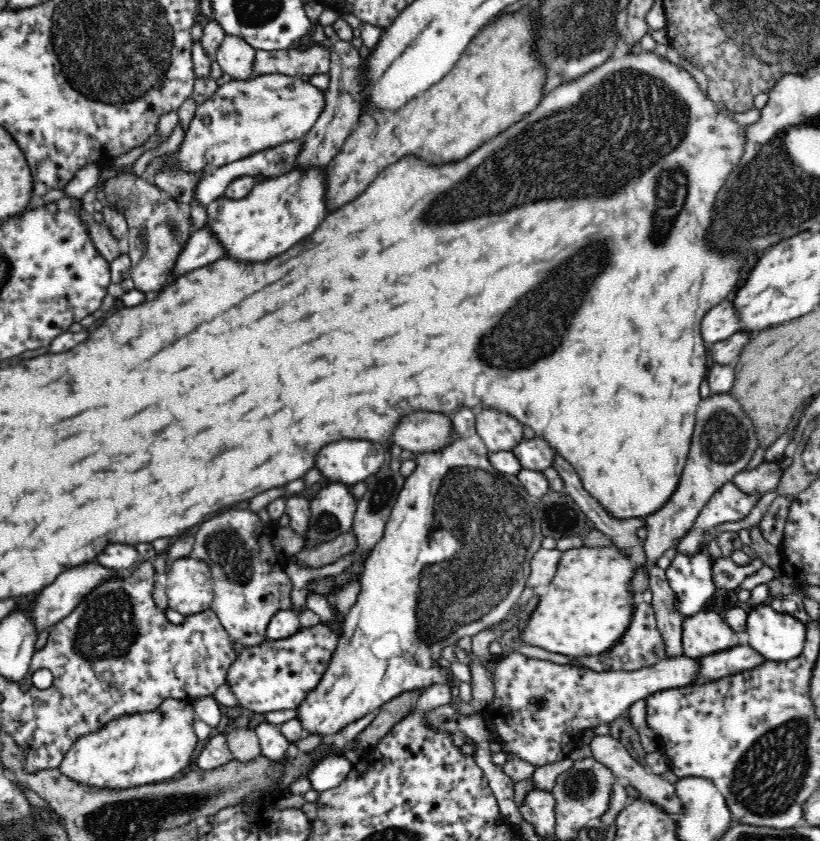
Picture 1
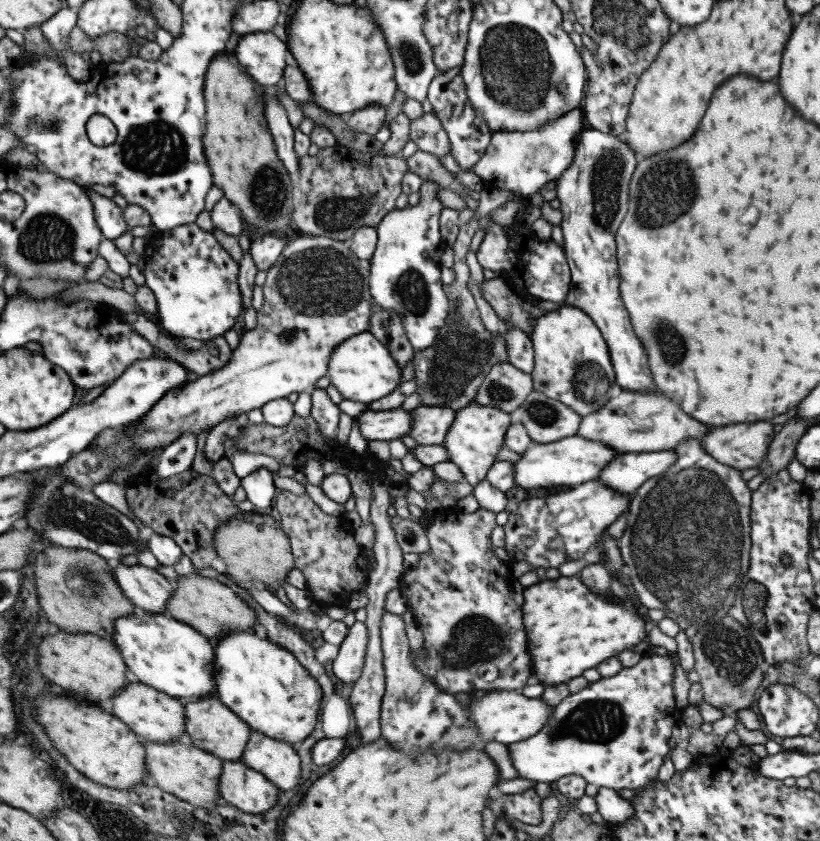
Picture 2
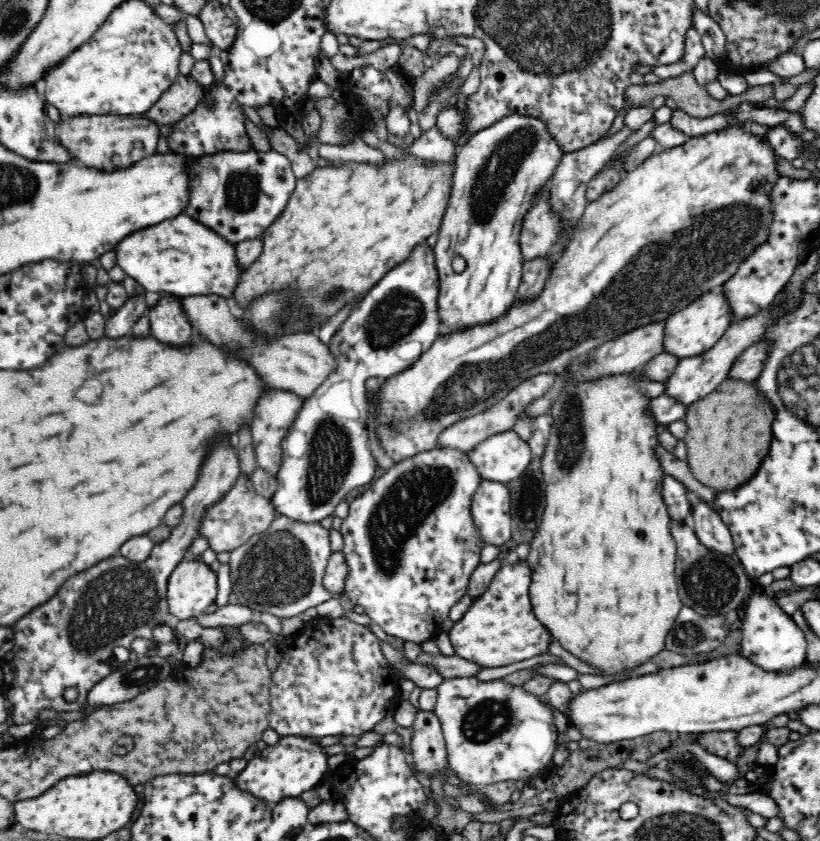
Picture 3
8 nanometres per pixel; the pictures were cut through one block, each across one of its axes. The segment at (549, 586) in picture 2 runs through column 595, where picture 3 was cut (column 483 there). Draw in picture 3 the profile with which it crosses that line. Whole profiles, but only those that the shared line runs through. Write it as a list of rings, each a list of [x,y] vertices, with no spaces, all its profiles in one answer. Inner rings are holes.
[[[524,560],[500,566],[484,594],[473,599],[463,617],[449,630],[456,656],[483,668],[500,668],[548,652],[548,630],[540,626],[530,606],[530,572]]]

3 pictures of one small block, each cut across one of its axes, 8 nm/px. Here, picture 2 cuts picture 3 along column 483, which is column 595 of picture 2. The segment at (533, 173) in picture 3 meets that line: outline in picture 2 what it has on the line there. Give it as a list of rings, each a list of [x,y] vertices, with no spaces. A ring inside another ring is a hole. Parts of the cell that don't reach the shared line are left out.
[[[589,126],[580,132],[574,160],[556,180],[557,199],[561,203],[559,210],[563,213],[561,228],[564,235],[564,252],[571,271],[569,295],[563,301],[566,306],[576,306],[586,312],[600,329],[610,352],[616,382],[621,390],[656,392],[657,388],[654,385],[654,379],[652,379],[646,351],[640,338],[635,334],[634,327],[630,322],[630,315],[619,291],[620,276],[617,264],[617,245],[615,244],[617,229],[629,210],[629,184],[637,164],[636,152],[626,144],[623,137],[612,136],[612,134],[594,130]]]

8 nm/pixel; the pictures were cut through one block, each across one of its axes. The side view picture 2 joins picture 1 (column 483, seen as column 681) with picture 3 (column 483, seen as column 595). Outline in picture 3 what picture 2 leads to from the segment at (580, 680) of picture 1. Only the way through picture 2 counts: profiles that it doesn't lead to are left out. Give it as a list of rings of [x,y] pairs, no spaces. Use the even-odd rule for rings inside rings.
[[[476,677],[444,679],[437,690],[437,704],[433,713],[441,722],[448,765],[461,781],[475,785],[507,780],[530,782],[548,773],[559,733],[553,712],[544,701],[524,691],[522,686],[504,683],[502,679],[491,682],[480,682]]]

